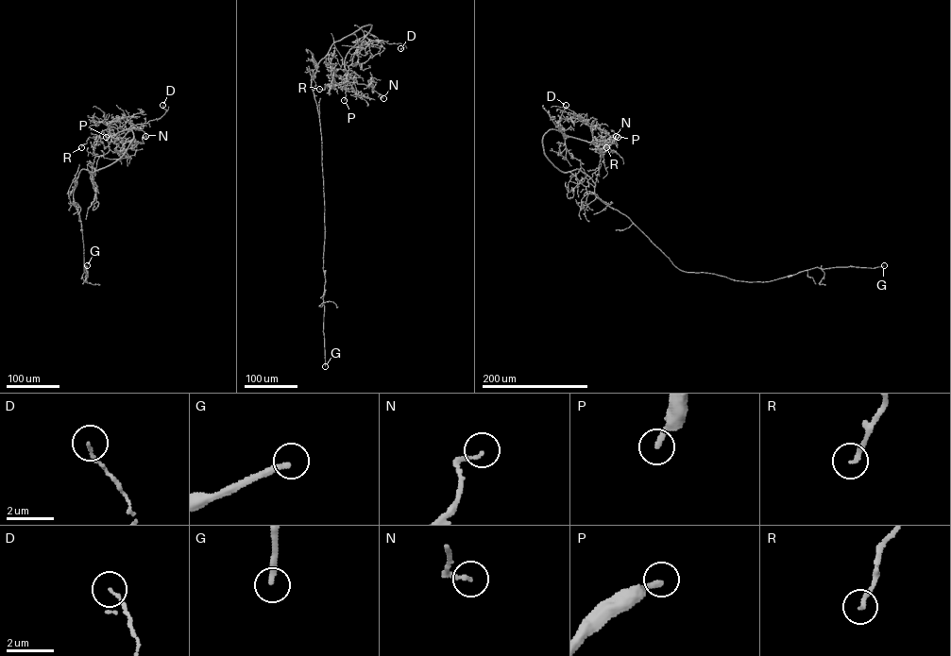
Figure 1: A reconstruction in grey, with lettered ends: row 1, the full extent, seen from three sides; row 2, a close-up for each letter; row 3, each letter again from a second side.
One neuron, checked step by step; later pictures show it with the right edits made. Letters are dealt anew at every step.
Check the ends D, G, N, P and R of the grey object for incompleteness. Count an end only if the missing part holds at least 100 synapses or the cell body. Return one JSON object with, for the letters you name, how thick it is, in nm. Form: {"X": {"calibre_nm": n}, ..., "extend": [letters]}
{"G": {"calibre_nm": 240}, "P": {"calibre_nm": 240}, "extend": ["G", "P"]}

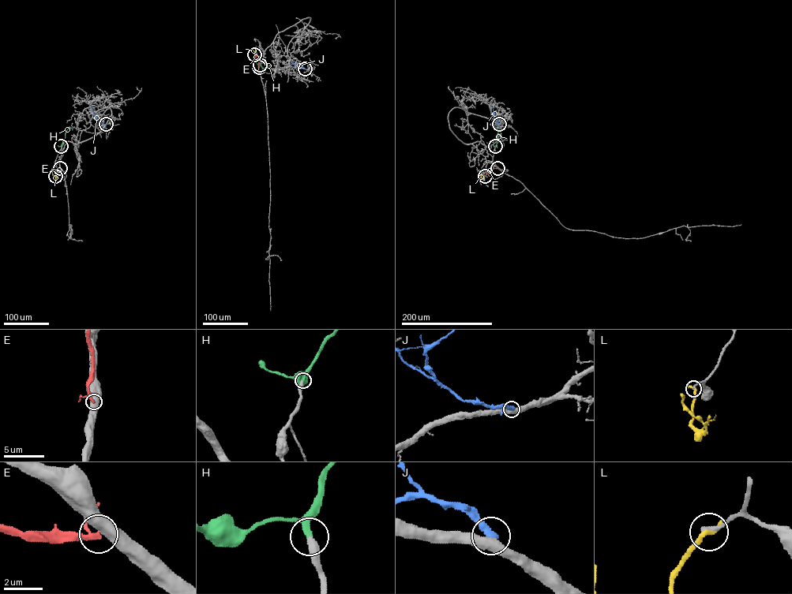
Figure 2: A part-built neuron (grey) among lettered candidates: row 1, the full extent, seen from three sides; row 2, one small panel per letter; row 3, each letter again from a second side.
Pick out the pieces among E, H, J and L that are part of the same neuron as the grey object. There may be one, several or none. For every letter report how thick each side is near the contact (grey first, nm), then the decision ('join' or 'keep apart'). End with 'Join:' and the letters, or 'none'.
E: 550 nm thick on the grey side, 200 nm on the other; keep apart
H: 380 nm thick on the grey side, 200 nm on the other; join
J: 480 nm thick on the grey side, 400 nm on the other; keep apart
L: 220 nm thick on the grey side, 320 nm on the other; keep apart
Join: H

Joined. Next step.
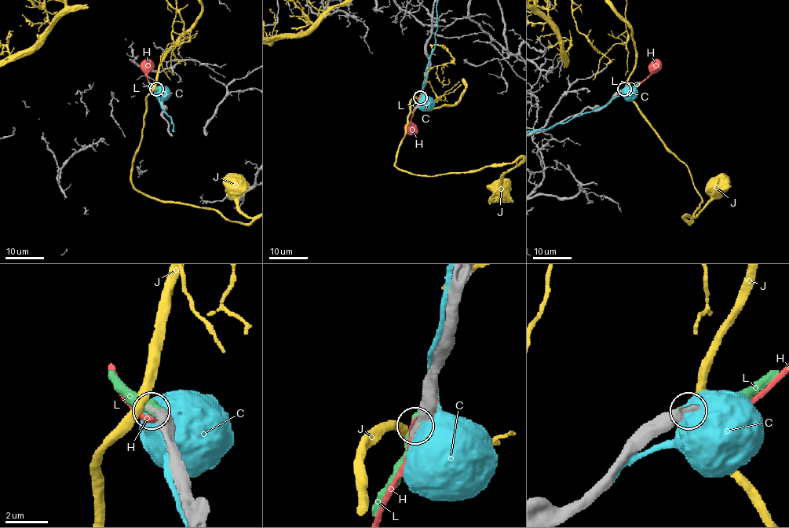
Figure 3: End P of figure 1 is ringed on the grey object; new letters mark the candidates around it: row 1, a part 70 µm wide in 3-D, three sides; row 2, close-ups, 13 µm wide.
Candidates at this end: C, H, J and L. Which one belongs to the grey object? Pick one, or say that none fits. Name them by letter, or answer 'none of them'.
L

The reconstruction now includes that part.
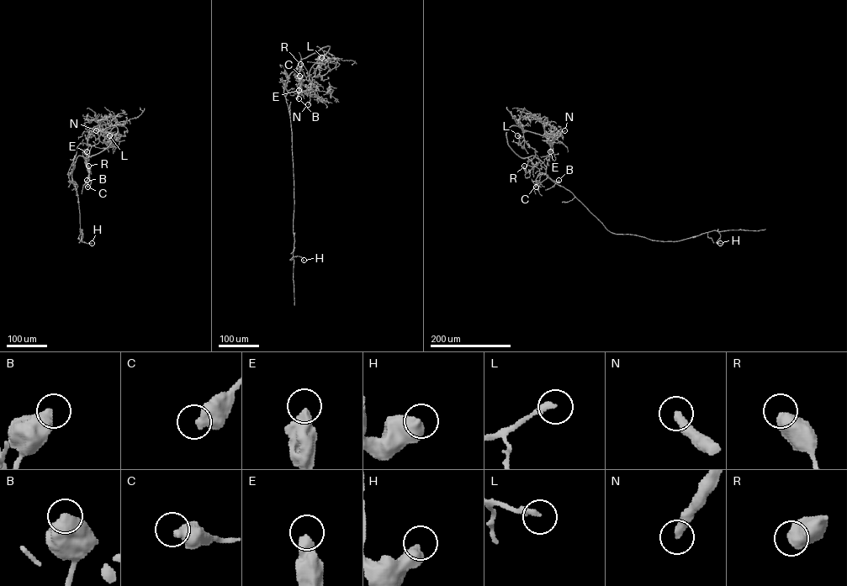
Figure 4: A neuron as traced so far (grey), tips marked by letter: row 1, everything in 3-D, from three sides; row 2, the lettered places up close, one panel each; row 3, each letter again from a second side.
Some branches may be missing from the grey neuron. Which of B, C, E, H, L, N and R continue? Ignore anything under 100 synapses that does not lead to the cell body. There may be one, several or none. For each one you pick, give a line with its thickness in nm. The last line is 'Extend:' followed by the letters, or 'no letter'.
N: 360 nm
Extend: N

